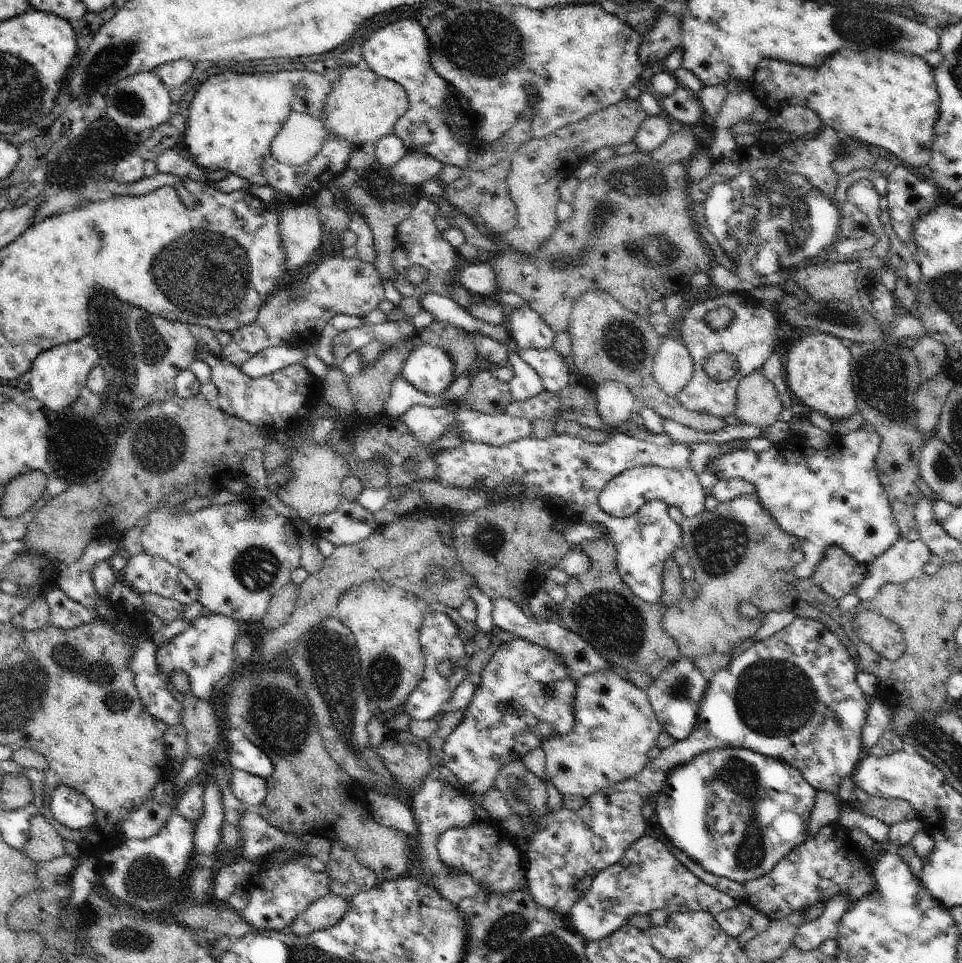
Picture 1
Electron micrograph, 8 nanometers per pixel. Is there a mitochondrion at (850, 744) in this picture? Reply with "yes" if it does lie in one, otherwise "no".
no

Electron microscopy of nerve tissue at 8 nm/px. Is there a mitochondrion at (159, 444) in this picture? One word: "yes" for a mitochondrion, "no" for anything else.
yes

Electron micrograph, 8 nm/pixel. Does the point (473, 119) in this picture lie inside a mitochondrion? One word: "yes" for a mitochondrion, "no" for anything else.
no

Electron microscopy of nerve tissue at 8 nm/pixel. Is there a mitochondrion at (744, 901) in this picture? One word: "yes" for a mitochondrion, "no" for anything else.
no

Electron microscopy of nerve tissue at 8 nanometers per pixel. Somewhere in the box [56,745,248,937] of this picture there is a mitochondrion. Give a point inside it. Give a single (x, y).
(146, 871)

